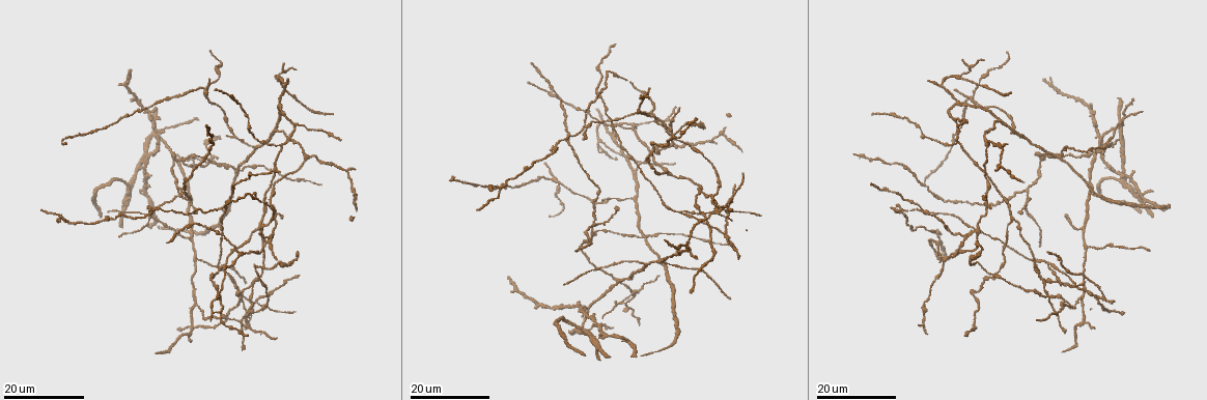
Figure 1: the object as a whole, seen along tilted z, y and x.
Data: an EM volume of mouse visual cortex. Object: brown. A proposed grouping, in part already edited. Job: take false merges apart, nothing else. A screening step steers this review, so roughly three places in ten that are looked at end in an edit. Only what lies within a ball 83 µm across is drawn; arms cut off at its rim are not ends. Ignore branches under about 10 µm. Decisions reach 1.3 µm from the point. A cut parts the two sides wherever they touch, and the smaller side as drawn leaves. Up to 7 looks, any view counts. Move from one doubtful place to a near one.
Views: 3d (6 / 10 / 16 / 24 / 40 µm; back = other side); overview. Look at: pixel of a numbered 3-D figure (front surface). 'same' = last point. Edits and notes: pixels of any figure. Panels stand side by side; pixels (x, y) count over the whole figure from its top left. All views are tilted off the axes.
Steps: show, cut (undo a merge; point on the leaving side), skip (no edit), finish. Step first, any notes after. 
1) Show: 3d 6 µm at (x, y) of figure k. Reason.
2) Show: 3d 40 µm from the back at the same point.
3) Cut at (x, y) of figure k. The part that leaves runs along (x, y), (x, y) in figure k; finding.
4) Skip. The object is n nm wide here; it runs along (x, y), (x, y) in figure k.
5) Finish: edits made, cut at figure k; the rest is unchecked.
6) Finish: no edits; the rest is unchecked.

Show: 3d 16 µm at (1059, 157) of figure 1. Four-way junction.

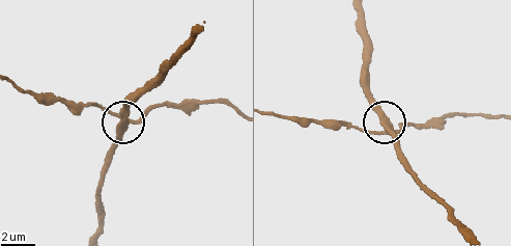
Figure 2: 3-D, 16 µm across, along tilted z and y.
Show: 3d 10 µm at (124, 127) of figure 2.

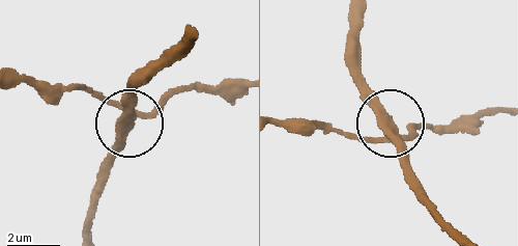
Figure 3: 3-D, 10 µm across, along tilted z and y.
Skip. 4 arms meet here; one neuron here.

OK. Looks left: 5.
Show: 3d 16 µm at (645, 263) of figure 1. Thin arm on a thick one.

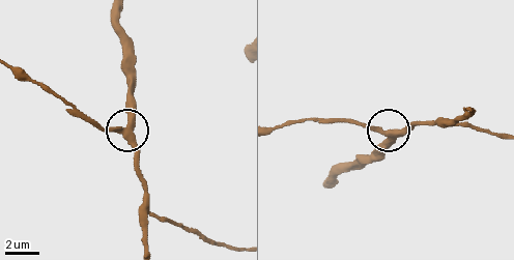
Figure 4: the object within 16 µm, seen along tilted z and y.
Show: 3d 6 µm at (386, 133) of figure 4.

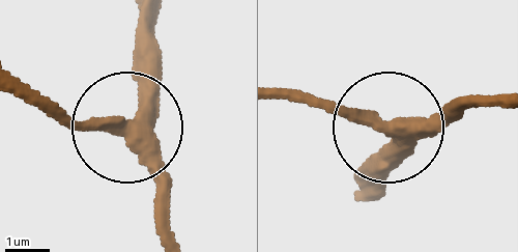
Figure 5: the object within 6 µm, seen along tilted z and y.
Skip. The object is 360 nm wide here; it runs along (171, 231), (168, 188), (147, 152), (48, 108) in figure 5; one neuron here.

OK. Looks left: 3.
Show: 3d 16 µm at (580, 246) of figure 1. A fork.

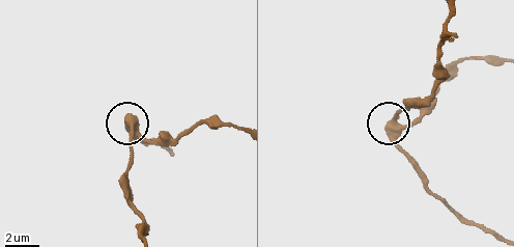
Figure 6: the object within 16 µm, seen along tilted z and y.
Show: 3d 10 µm at (394, 120) of figure 6.

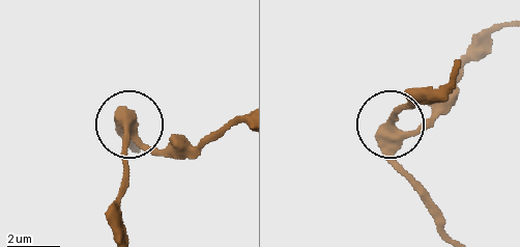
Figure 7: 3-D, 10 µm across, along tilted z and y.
Show: 3d 6 µm at (125, 130) of figure 7.

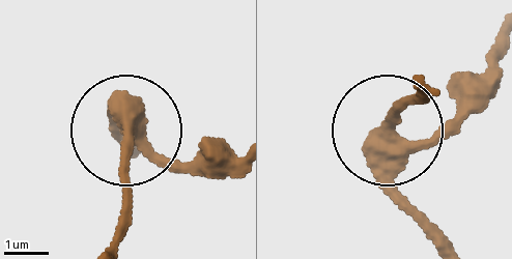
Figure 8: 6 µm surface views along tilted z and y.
Skip. 3 arms meet here; one neuron here.

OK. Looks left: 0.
Finish: no edits; the rest is unchecked.

